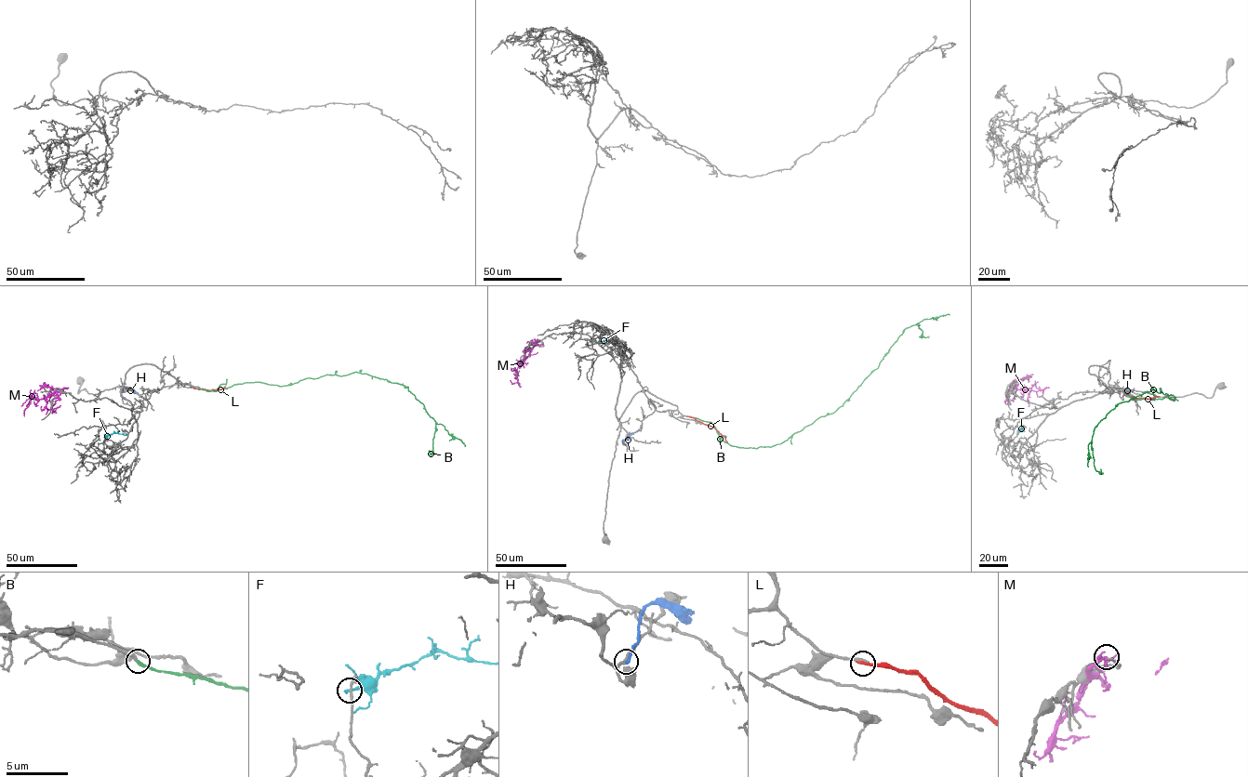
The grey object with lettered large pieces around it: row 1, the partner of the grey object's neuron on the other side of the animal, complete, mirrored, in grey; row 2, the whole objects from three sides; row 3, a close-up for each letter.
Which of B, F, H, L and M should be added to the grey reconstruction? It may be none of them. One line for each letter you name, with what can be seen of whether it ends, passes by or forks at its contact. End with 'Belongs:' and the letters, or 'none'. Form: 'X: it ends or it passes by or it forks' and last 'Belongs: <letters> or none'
B: it ends
Belongs: B

